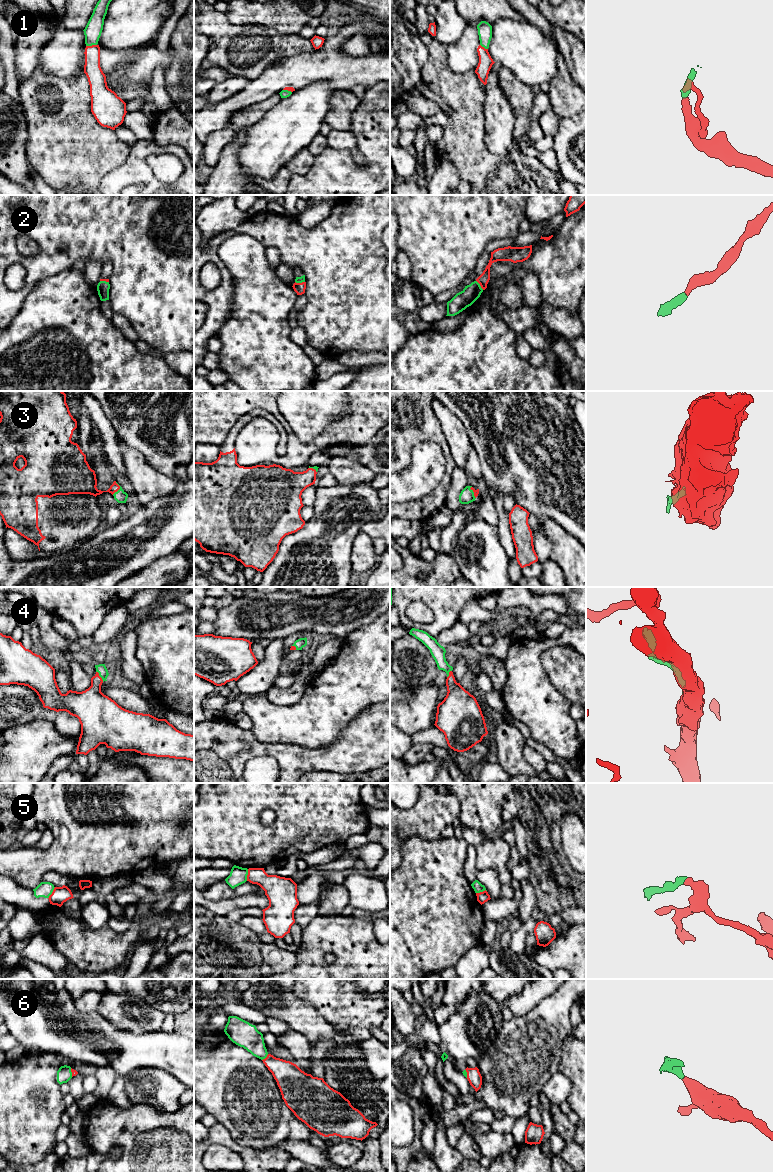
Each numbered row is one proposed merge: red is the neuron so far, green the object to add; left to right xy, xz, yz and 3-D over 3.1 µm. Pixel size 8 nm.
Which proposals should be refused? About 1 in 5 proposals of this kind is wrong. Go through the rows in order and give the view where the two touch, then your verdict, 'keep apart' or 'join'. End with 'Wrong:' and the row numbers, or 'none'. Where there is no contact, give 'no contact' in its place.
1: xy | join
2: xz | join
3: xy | join
4: xy | join
5: xz | keep apart
6: xz | join
Wrong: 5

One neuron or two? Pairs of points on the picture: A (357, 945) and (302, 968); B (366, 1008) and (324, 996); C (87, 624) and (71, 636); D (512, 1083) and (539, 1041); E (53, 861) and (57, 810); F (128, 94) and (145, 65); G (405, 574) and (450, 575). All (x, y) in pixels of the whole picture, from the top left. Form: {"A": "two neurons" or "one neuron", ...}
{"A": "one neuron", "B": "one neuron", "C": "two neurons", "D": "one neuron", "E": "one neuron", "F": "two neurons", "G": "one neuron"}

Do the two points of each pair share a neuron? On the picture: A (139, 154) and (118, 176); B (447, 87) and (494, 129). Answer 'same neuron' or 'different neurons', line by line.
A: same neuron
B: different neurons

